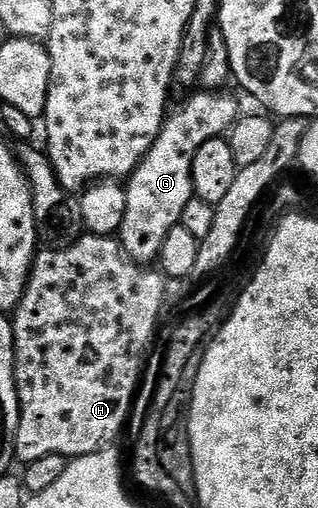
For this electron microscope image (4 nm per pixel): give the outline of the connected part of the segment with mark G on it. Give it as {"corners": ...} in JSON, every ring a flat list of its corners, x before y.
{"corners":[[229,92,193,93,197,94,191,95,174,114,172,111,166,117,159,136,127,179,127,216,123,216,119,241,125,257,134,262,153,264,158,261,167,232,181,224,187,200,195,197,191,176,195,152,199,152,207,140,222,137,239,117,236,100,225,94]]}

